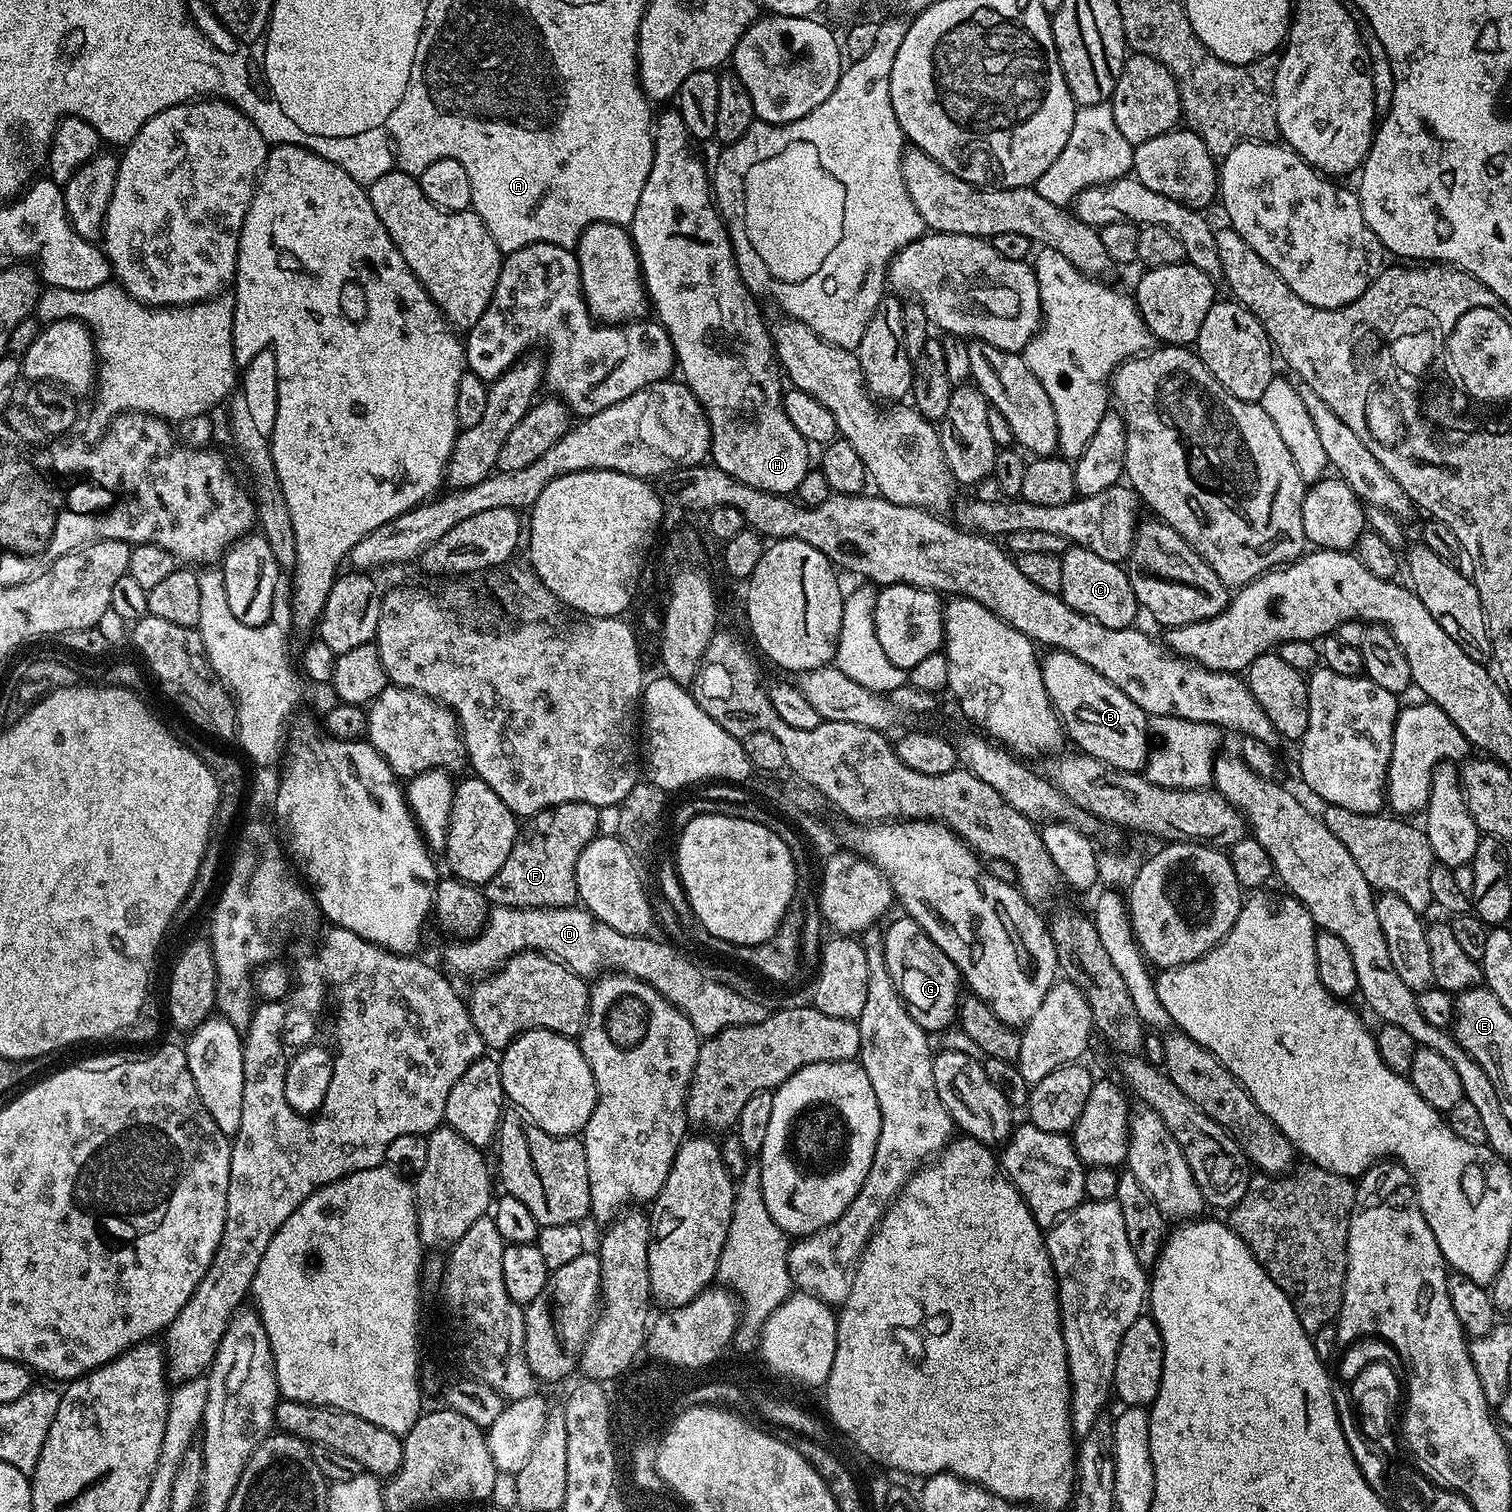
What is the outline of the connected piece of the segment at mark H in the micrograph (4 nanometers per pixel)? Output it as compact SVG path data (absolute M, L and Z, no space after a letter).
M679 110L664 112L661 116L659 113L655 117L652 138L652 169L646 178L646 186L642 186L642 198L638 198L638 210L634 210L634 218L630 225L632 244L636 247L636 257L640 263L640 278L645 292L648 293L651 311L653 313L656 311L654 313L655 319L670 334L670 342L676 351L678 372L681 372L679 375L704 408L712 435L711 463L746 486L752 486L766 492L792 494L799 489L802 478L806 478L806 474L810 470L810 464L808 464L810 444L809 441L802 438L802 434L798 434L798 430L794 430L790 418L786 418L784 392L782 387L780 388L782 372L772 350L769 325L767 323L764 325L764 320L760 317L760 308L756 305L758 303L757 297L744 285L744 279L740 277L740 267L736 264L736 252L732 248L731 238L728 237L728 225L724 223L724 217L720 215L717 205L714 203L714 188L710 183L709 165L708 168L704 165L704 160L696 153L695 146L697 147L694 138L690 134L690 130L686 130L686 122L682 122L682 114Z

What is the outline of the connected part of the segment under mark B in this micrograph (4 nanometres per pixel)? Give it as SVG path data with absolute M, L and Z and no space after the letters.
M1048 650L1043 653L1040 669L1046 694L1069 741L1077 744L1079 751L1093 756L1118 770L1143 773L1148 766L1150 751L1150 717L1142 711L1118 686L1106 682L1098 670L1078 662L1074 654Z

